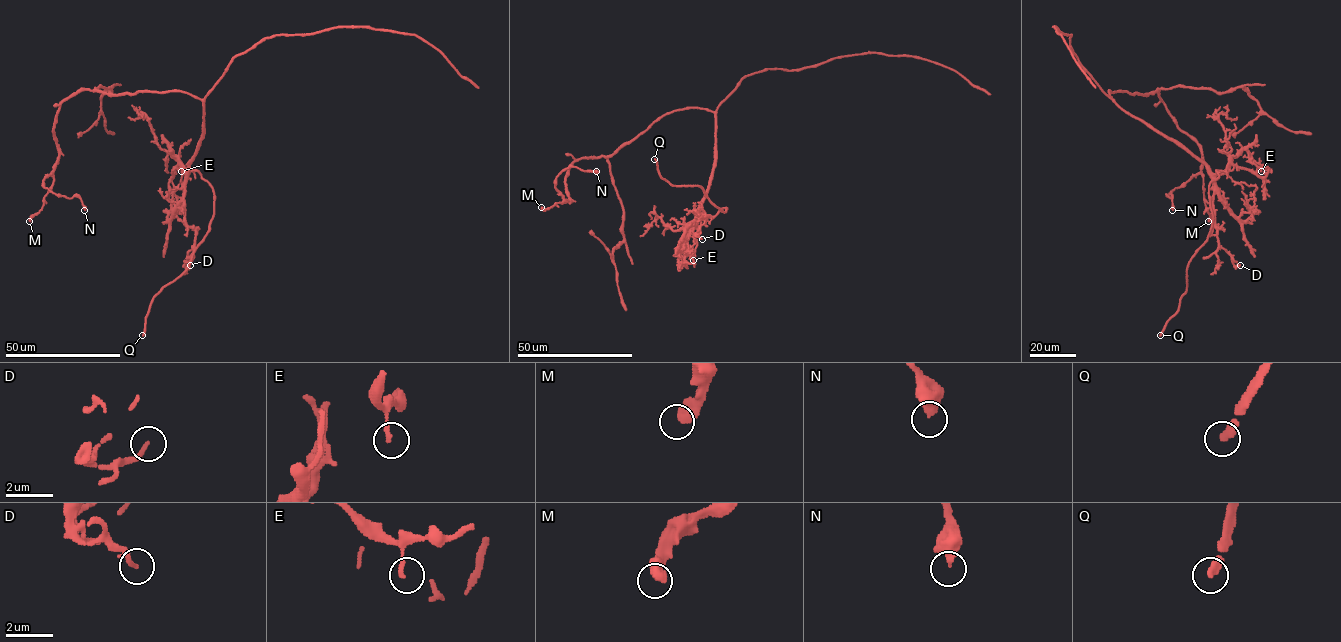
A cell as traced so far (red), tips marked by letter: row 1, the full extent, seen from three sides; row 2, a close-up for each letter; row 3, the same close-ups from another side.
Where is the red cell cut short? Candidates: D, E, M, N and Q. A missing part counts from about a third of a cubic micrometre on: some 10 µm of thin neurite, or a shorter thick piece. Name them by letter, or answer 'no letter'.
Q

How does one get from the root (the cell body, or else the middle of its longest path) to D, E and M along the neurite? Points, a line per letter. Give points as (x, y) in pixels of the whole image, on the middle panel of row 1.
D: (715, 113), (713, 175), (705, 198), (696, 212), (707, 216), (696, 233), (702, 239)
E: (715, 113), (713, 175), (700, 218), (682, 242), (682, 247), (692, 251), (693, 260)
M: (715, 113), (699, 108), (677, 109), (662, 115), (610, 155), (576, 159), (565, 178), (570, 201), (541, 207)

